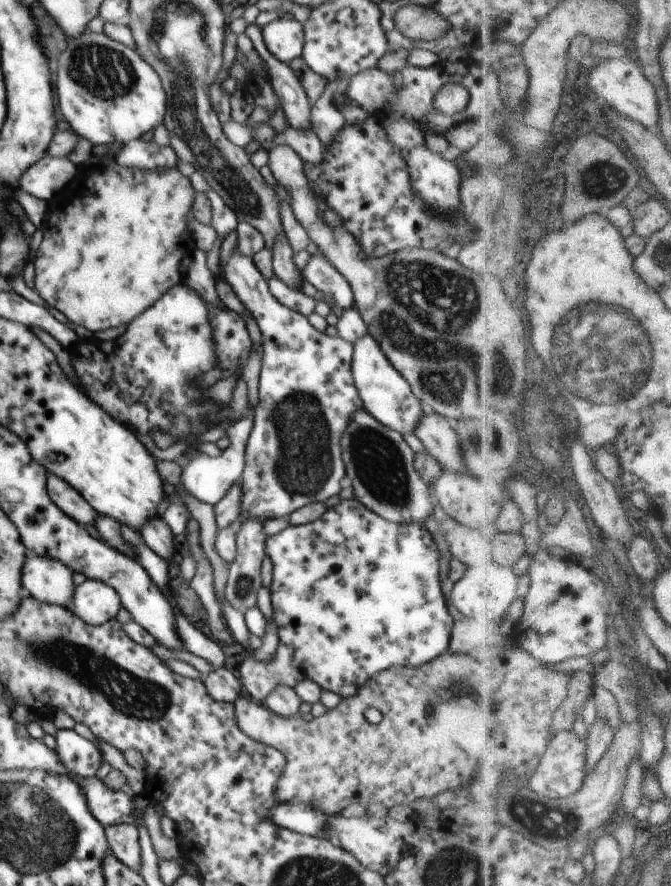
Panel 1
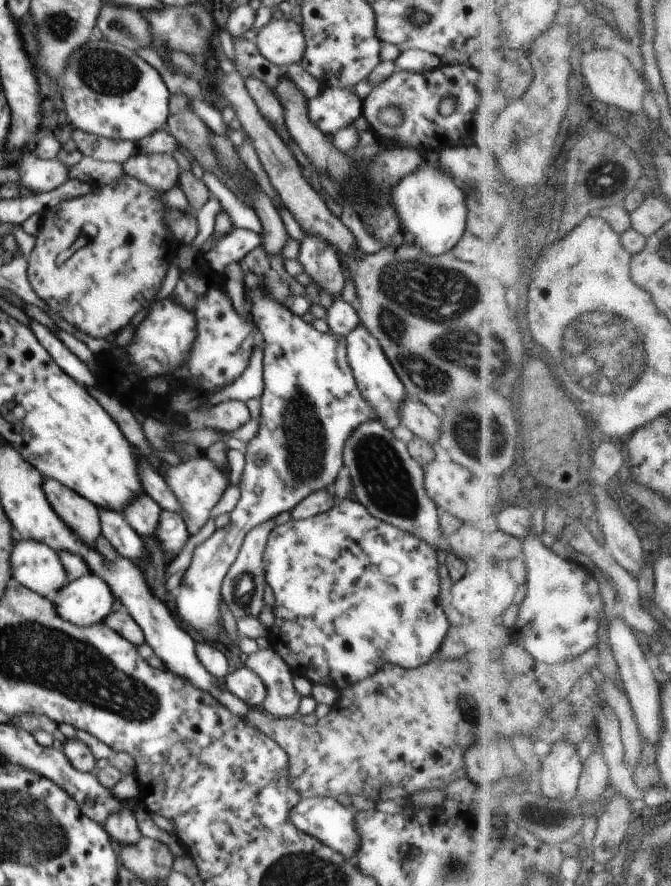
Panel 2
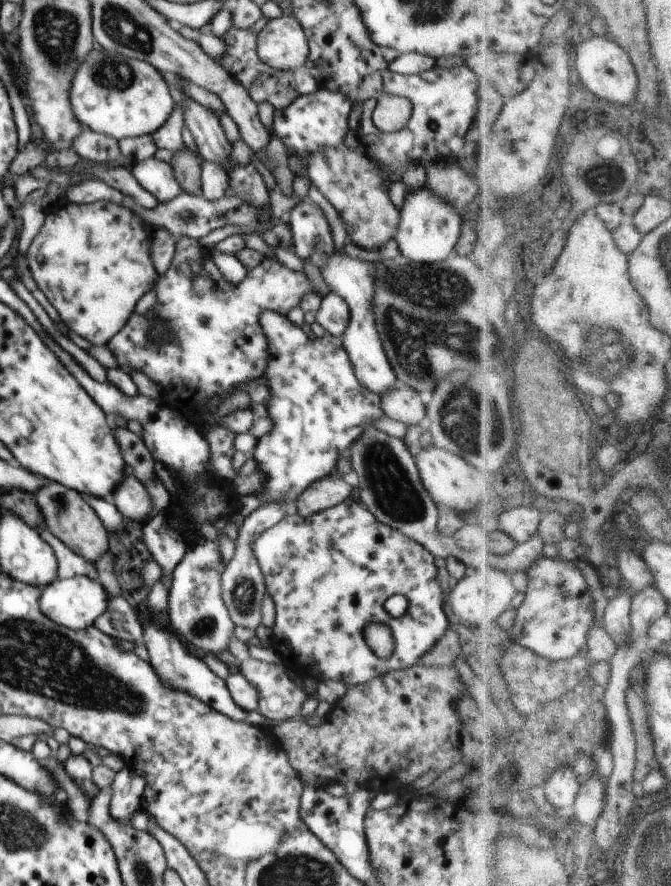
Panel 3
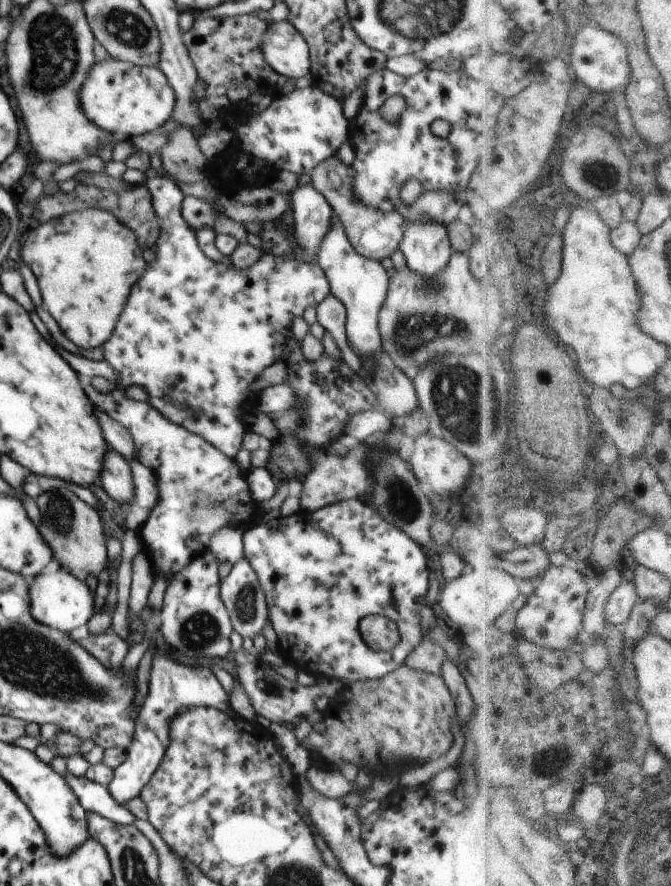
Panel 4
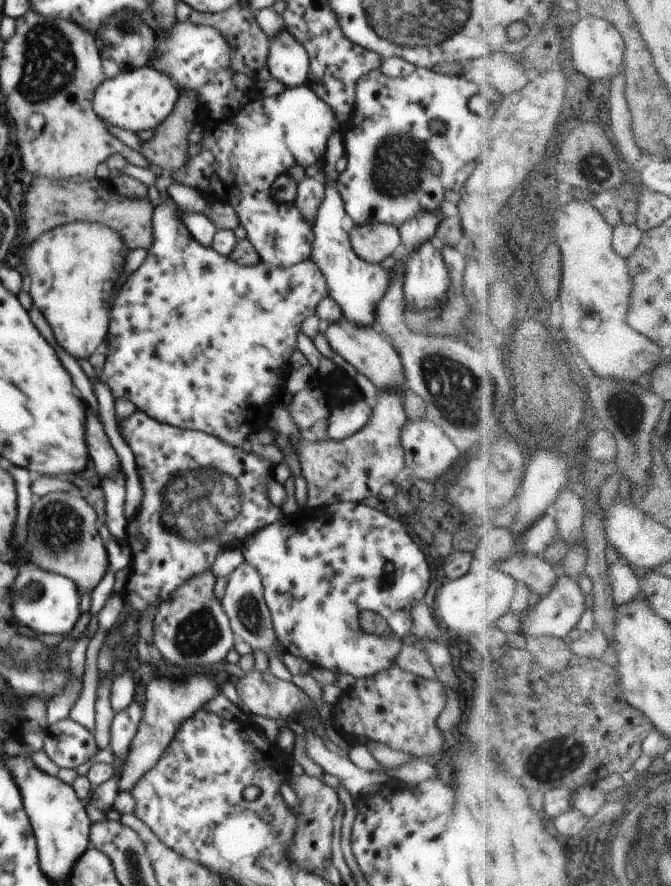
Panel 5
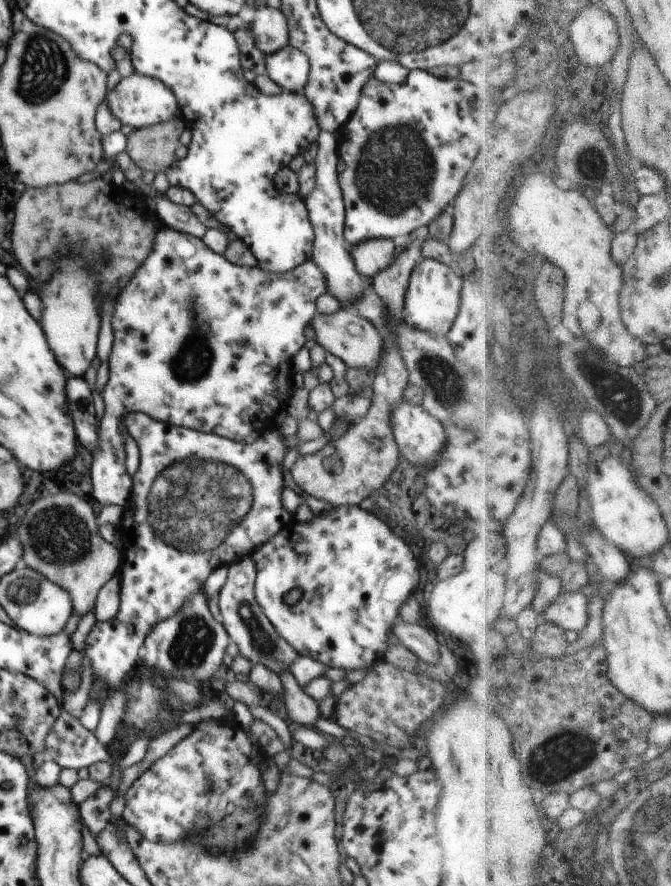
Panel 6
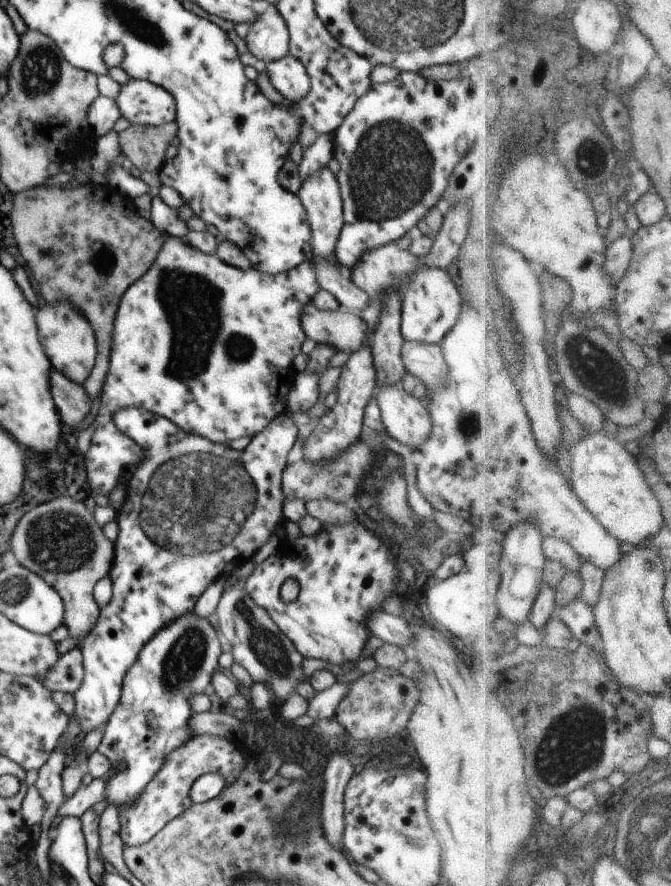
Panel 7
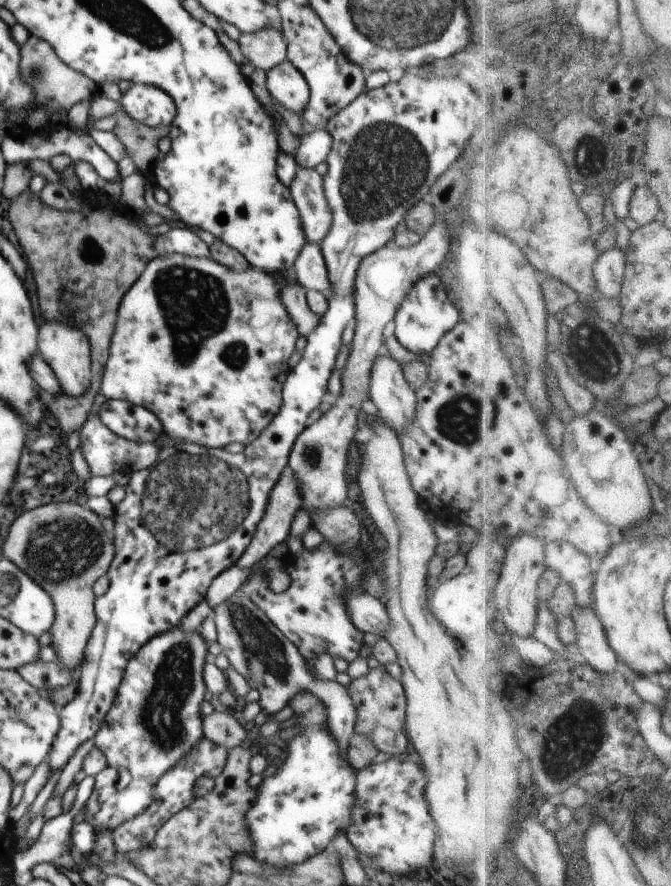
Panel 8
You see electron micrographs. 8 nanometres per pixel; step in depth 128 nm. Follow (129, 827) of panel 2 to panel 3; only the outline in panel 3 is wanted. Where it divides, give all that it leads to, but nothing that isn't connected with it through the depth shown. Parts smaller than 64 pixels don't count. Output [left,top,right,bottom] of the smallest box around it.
[109,766,146,826]

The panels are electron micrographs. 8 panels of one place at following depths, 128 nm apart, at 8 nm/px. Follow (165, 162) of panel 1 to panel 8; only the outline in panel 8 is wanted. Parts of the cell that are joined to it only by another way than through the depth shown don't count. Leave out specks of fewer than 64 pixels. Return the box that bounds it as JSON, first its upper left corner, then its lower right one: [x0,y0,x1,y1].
[79,253,301,476]

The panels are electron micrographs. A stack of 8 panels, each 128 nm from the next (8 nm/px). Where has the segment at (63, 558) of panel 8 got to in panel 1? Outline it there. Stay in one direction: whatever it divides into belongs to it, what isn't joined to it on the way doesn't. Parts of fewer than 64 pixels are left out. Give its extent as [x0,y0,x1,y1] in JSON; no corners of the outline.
[47,473,100,532]

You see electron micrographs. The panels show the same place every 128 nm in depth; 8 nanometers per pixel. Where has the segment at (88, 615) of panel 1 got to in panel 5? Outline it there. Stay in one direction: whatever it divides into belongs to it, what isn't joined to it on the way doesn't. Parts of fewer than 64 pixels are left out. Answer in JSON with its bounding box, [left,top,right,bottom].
[10,564,81,635]

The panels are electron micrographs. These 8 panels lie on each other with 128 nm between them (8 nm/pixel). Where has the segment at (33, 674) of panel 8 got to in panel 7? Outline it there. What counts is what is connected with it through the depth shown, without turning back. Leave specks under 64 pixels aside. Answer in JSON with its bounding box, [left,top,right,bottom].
[41,647,84,694]

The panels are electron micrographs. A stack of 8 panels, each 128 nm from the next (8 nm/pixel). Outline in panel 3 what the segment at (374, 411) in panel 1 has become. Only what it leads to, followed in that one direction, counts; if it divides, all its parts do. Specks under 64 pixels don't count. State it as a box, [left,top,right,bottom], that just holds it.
[320,249,399,395]

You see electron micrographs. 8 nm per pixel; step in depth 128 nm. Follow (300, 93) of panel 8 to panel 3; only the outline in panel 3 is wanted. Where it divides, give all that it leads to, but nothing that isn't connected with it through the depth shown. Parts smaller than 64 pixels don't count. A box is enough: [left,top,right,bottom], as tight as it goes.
[257,12,309,71]

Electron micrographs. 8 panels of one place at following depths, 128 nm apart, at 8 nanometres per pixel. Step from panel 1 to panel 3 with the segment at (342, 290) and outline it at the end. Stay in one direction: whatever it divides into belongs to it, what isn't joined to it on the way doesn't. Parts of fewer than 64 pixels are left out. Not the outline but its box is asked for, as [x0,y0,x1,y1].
[288,198,335,269]

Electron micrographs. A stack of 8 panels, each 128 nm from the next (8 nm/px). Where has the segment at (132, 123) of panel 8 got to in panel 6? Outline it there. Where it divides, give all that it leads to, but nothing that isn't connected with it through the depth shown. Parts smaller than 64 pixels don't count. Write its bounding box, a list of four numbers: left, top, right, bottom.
[126,114,186,179]

